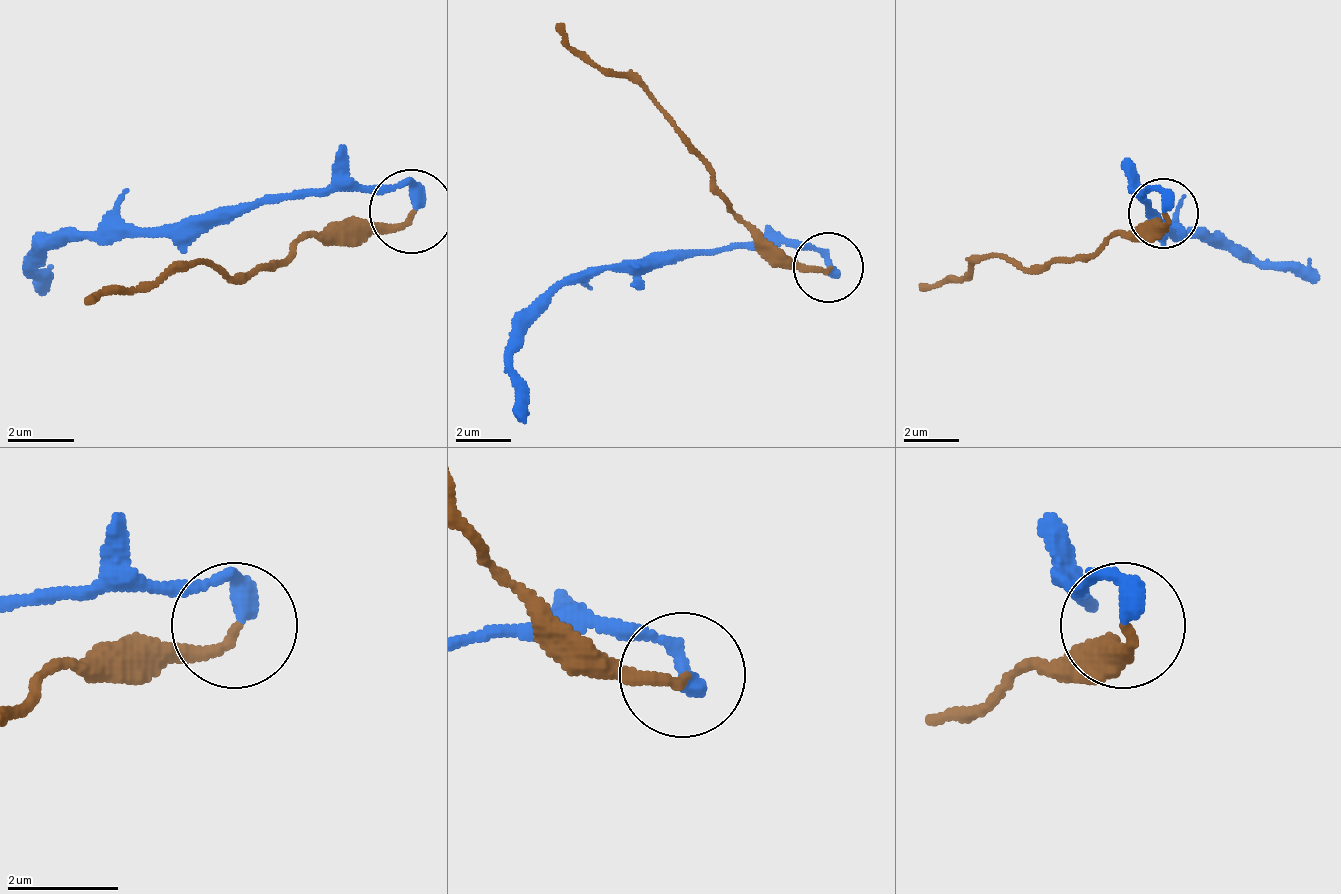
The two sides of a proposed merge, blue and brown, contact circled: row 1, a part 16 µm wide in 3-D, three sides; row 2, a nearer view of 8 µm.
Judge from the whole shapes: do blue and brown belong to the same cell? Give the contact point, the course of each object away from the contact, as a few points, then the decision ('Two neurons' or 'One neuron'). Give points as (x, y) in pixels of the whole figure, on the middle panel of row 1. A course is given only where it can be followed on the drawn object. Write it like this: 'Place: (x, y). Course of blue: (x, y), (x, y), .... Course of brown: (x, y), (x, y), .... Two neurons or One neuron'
Place: (828, 267). Course of blue: (830, 269), (823, 255), (712, 248), (628, 269), (579, 269), (538, 317), (510, 359), (524, 422). Course of brown: (830, 269), (795, 269), (725, 199), (691, 137), (635, 81), (593, 67), (558, 25). Two neurons

